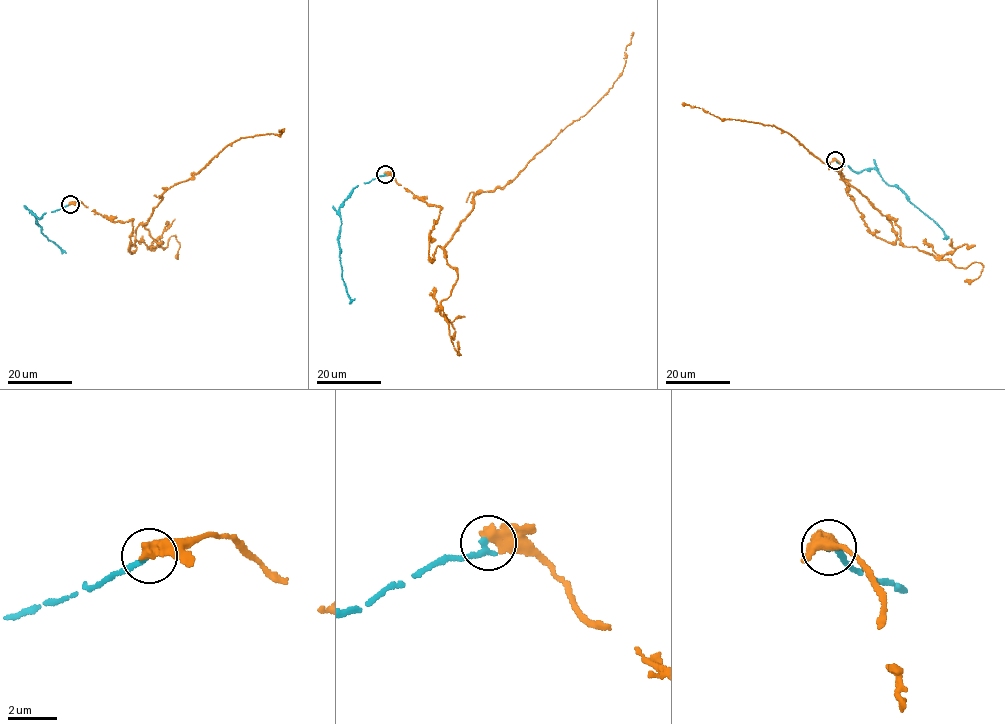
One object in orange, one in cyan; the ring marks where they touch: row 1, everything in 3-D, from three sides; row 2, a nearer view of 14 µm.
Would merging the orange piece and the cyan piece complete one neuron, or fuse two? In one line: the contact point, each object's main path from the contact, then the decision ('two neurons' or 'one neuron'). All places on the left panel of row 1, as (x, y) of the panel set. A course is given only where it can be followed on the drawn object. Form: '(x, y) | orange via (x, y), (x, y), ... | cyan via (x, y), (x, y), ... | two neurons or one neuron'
(70, 204) | orange via (70, 203), (132, 221), (131, 253), (135, 230), (167, 190), (230, 144), (284, 130) | cyan via (70, 204), (46, 213), (40, 218), (31, 213), (42, 233), (61, 248), (61, 253) | one neuron

